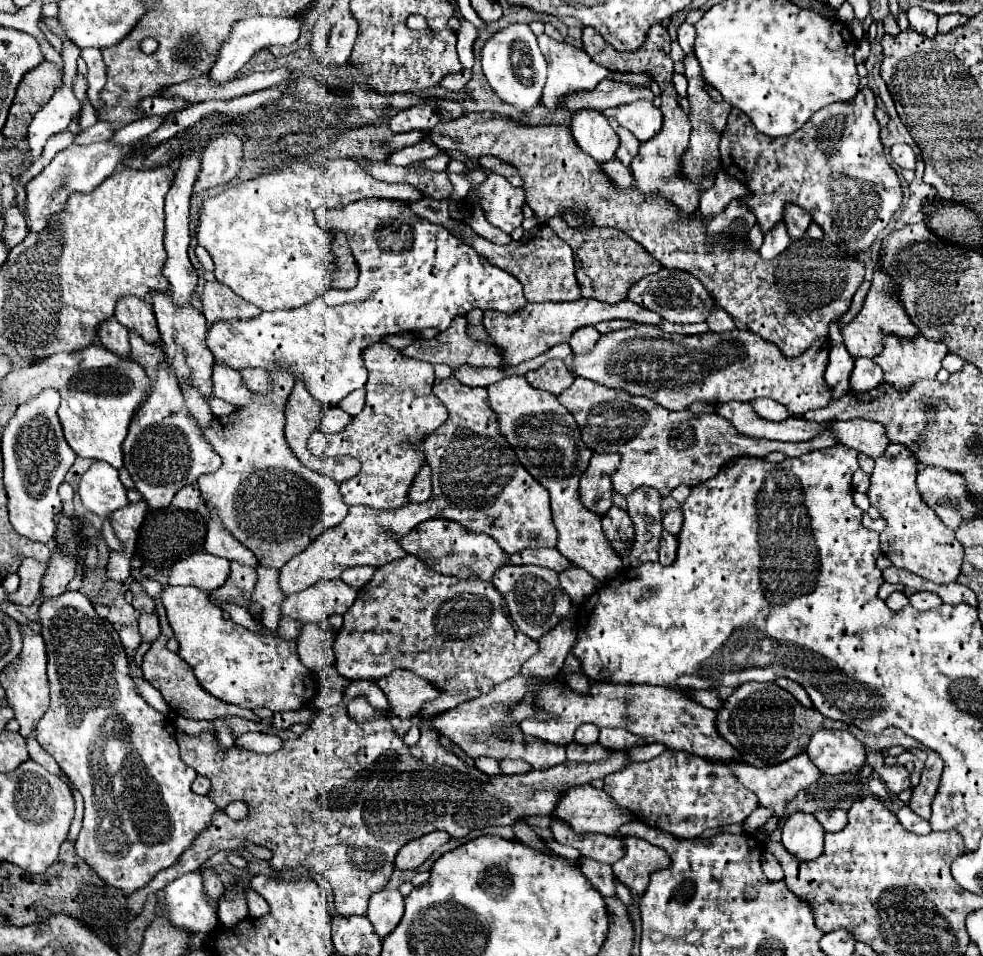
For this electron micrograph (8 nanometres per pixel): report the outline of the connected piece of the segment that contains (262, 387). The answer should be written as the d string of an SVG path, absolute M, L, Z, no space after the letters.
M246 368L246 370L242 370L242 376L244 376L246 386L250 386L252 392L258 392L258 394L268 392L270 378L268 378L264 368Z

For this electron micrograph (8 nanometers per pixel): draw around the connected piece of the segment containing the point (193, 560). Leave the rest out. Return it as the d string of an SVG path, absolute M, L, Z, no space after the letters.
M206 552L190 554L172 566L170 584L172 586L196 586L204 592L220 588L230 576L230 562Z

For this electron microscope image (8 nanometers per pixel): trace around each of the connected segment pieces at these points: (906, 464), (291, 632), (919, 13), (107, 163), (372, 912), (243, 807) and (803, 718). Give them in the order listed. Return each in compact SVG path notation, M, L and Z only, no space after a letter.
M890 444L886 452L876 460L874 472L870 476L872 484L868 498L870 504L886 520L886 528L880 534L880 548L896 568L910 570L936 584L950 584L960 574L964 550L956 540L954 530L946 528L934 510L922 502L922 496L916 488L916 464L916 456L902 444Z
M282 618L280 620L280 628L276 632L284 640L294 640L294 638L300 636L300 630L302 630L302 624L300 622L296 622L292 618Z
M910 8L908 10L908 20L912 30L924 34L924 36L934 36L936 34L936 20L938 16L924 10L924 8Z
M112 142L88 144L88 146L74 146L70 144L62 152L54 156L54 160L26 184L26 216L28 216L28 230L40 232L48 226L50 218L64 210L66 200L72 192L92 192L100 182L104 182L118 164L132 152L132 146L118 146Z
M384 888L370 898L366 918L372 922L376 934L380 938L386 938L398 926L402 914L404 914L404 904L400 892Z
M230 802L224 812L232 818L232 820L244 820L248 816L248 804L246 802Z
M774 682L742 684L728 700L724 700L724 706L718 710L718 732L722 734L722 738L732 742L732 746L744 756L746 764L754 766L774 766L804 752L804 746L800 746L800 738L810 738L822 728L848 730L850 724L822 718L818 710L804 708L790 692L782 690Z

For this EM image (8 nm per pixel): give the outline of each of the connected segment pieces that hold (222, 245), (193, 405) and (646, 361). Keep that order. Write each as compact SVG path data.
M348 158L330 160L326 166L294 162L290 168L258 176L256 180L236 184L218 196L206 198L200 212L196 240L212 256L218 282L232 288L238 296L252 302L260 310L298 308L304 302L312 302L312 298L326 292L330 274L334 272L330 264L334 260L330 252L332 236L318 226L314 210L320 206L342 208L360 198L392 198L402 202L418 202L424 198L424 194L410 184L388 184L374 180L358 162Z
M188 384L182 386L182 394L186 398L186 406L190 406L190 414L200 422L200 426L212 424L214 414L212 414L212 410L208 406L208 400L196 388L192 388Z
M634 324L630 328L622 328L600 336L596 346L588 354L574 356L572 372L574 376L594 380L608 388L616 390L620 388L632 396L652 398L654 402L662 404L668 410L688 410L688 406L694 402L724 404L732 400L752 402L756 398L772 398L778 404L786 406L792 416L800 418L804 412L822 408L830 402L830 388L824 382L828 352L830 352L828 338L816 338L804 354L796 358L786 358L774 342L768 342L762 336L744 328L736 328L730 332L704 332L698 336L682 336L682 334L668 334L658 326Z

